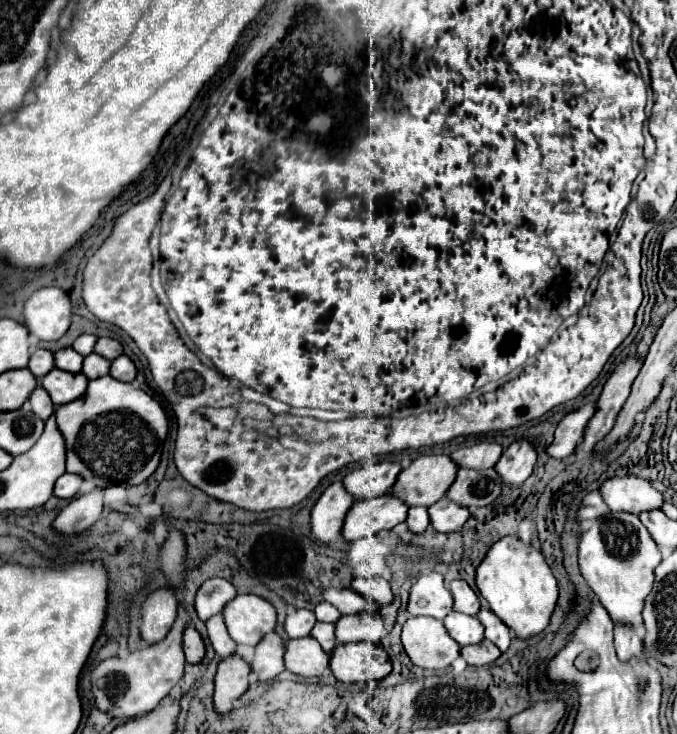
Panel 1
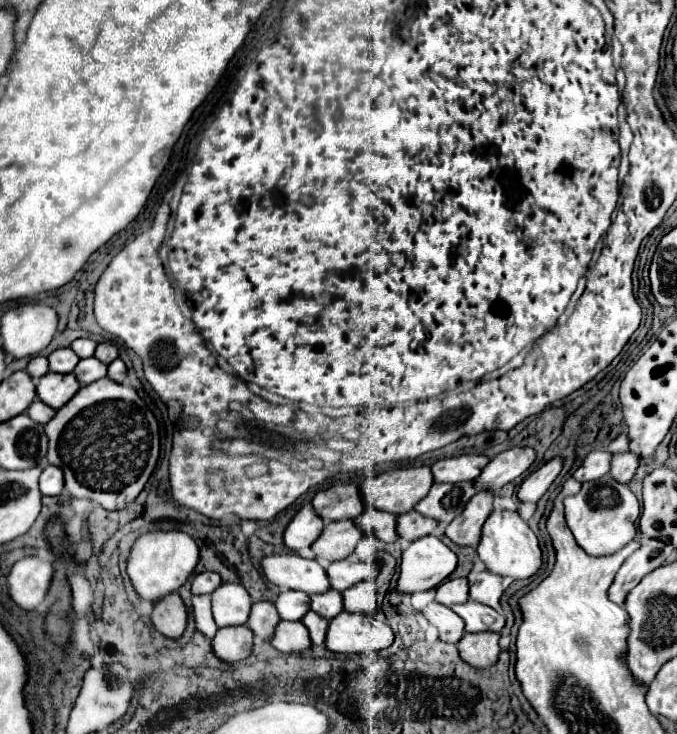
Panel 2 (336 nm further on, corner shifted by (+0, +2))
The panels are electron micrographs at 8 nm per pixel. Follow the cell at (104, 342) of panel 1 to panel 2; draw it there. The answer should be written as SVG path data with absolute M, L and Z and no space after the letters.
M100 343L100 345L96 347L94 357L108 365L108 363L112 363L112 361L118 357L118 349L116 349L116 345L112 345L112 343Z

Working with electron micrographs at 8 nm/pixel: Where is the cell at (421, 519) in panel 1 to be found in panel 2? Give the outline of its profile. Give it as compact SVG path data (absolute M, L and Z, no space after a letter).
M368 507L366 513L356 519L356 523L364 529L366 535L374 535L380 541L392 543L398 541L398 531L396 531L396 517L392 513L384 513L378 509Z

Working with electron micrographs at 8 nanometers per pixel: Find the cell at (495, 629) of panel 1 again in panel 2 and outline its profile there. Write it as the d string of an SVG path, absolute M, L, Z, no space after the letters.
M474 569L468 575L470 581L470 599L484 603L496 611L500 611L500 597L504 593L504 585L502 585L502 577L488 573L486 569Z

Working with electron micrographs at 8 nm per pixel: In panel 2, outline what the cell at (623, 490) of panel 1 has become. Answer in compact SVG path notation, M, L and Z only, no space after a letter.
M592 451L584 463L574 471L574 479L580 481L580 483L586 483L586 481L598 481L602 479L604 475L610 473L610 467L612 467L612 453L608 451Z

